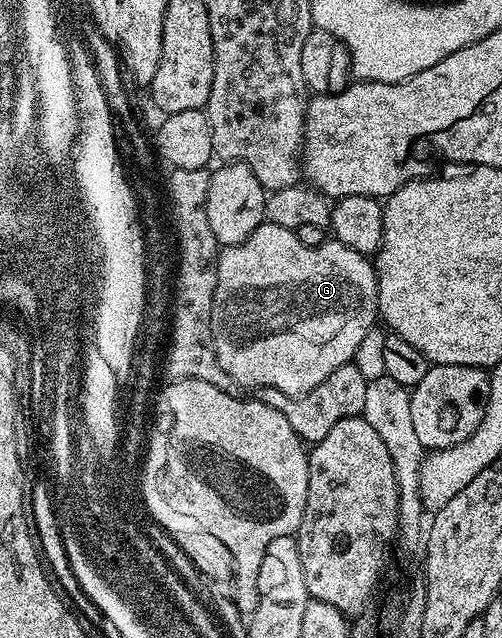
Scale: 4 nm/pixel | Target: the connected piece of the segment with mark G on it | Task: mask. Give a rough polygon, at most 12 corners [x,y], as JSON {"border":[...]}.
{"border":[[263,222],[220,249],[219,366],[308,396],[378,320],[374,261]]}

